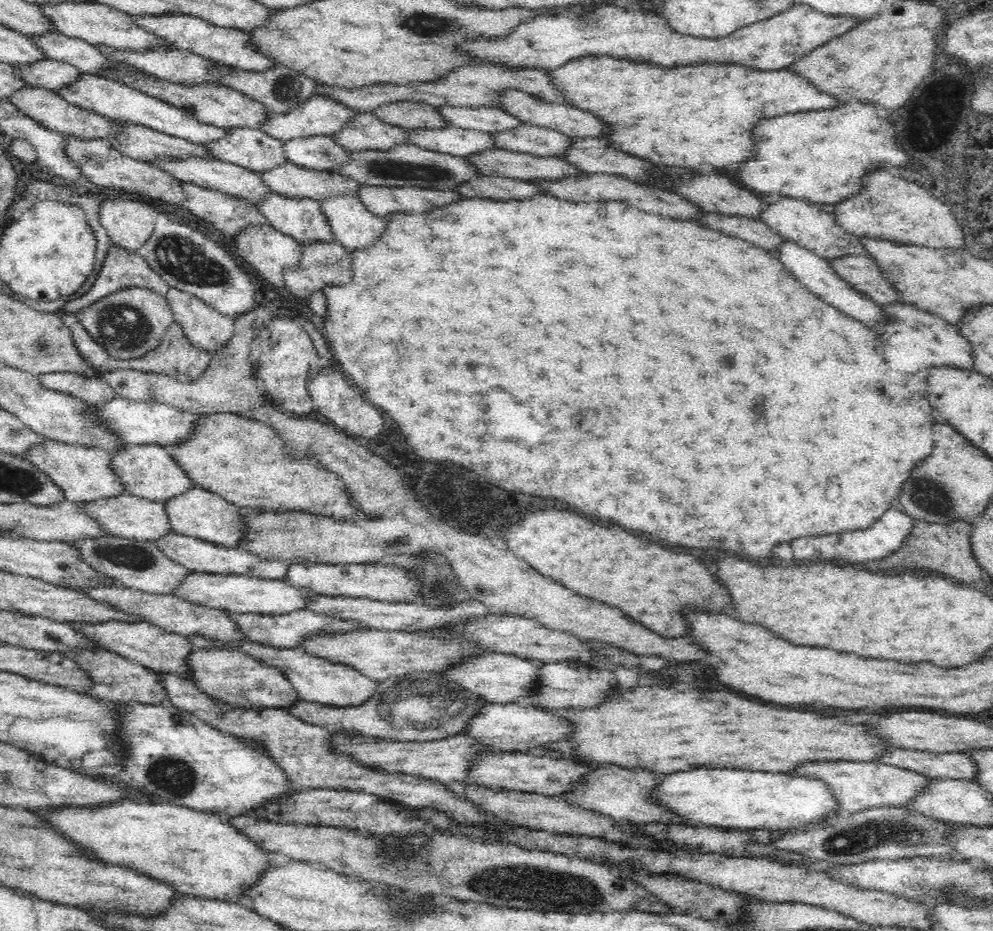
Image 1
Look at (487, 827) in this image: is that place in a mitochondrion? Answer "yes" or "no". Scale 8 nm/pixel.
no

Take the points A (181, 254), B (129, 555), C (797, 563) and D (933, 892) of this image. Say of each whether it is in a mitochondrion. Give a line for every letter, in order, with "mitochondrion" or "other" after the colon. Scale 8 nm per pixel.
A: mitochondrion
B: mitochondrion
C: other
D: other

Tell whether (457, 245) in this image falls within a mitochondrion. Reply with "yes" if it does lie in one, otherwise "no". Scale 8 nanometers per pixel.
no

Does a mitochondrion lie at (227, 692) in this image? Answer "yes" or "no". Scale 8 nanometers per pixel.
yes

